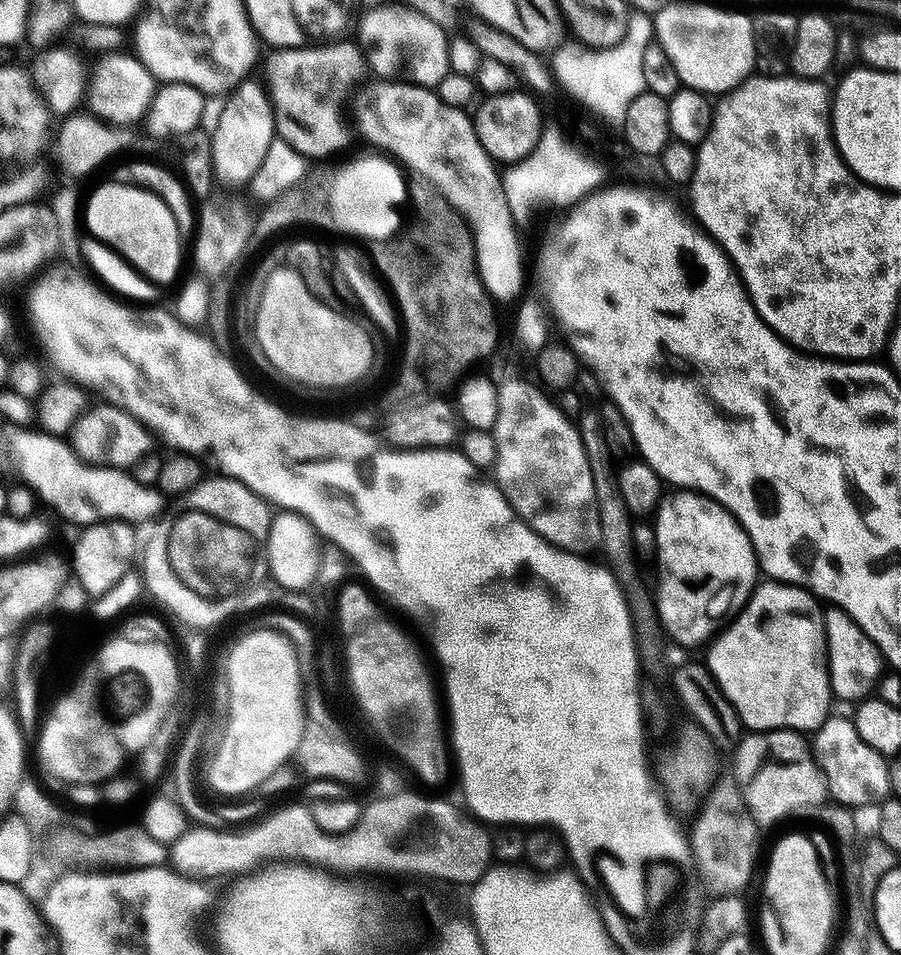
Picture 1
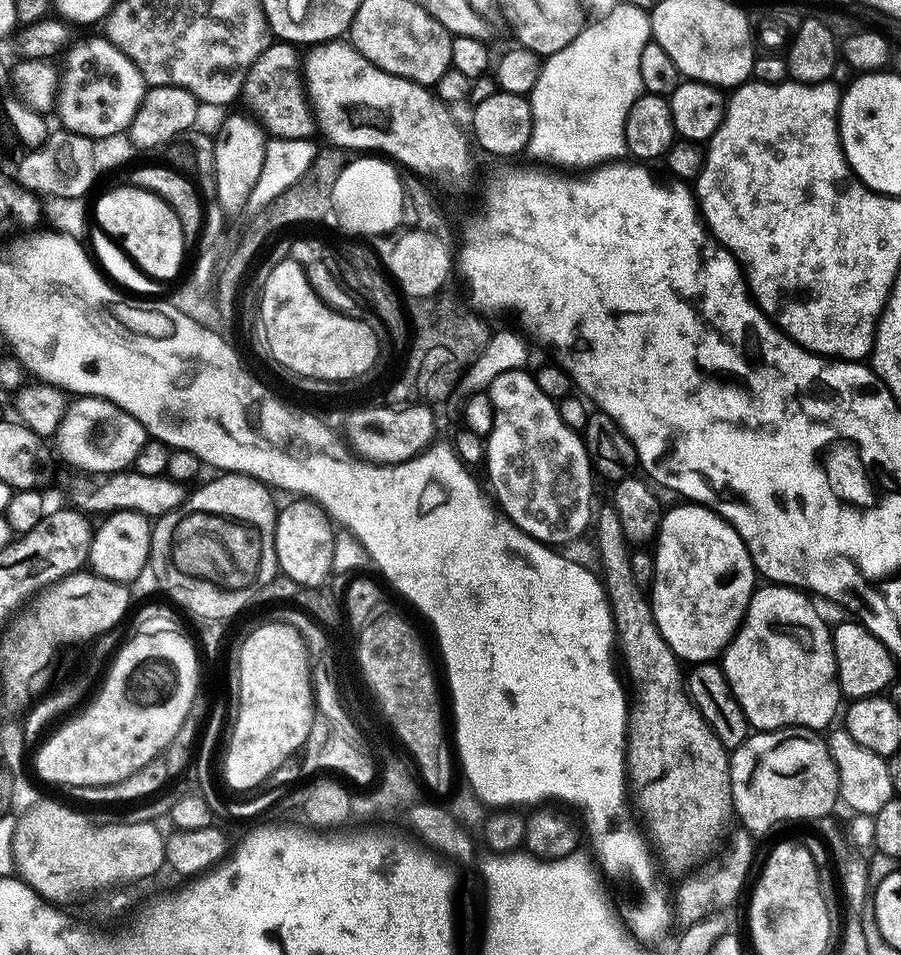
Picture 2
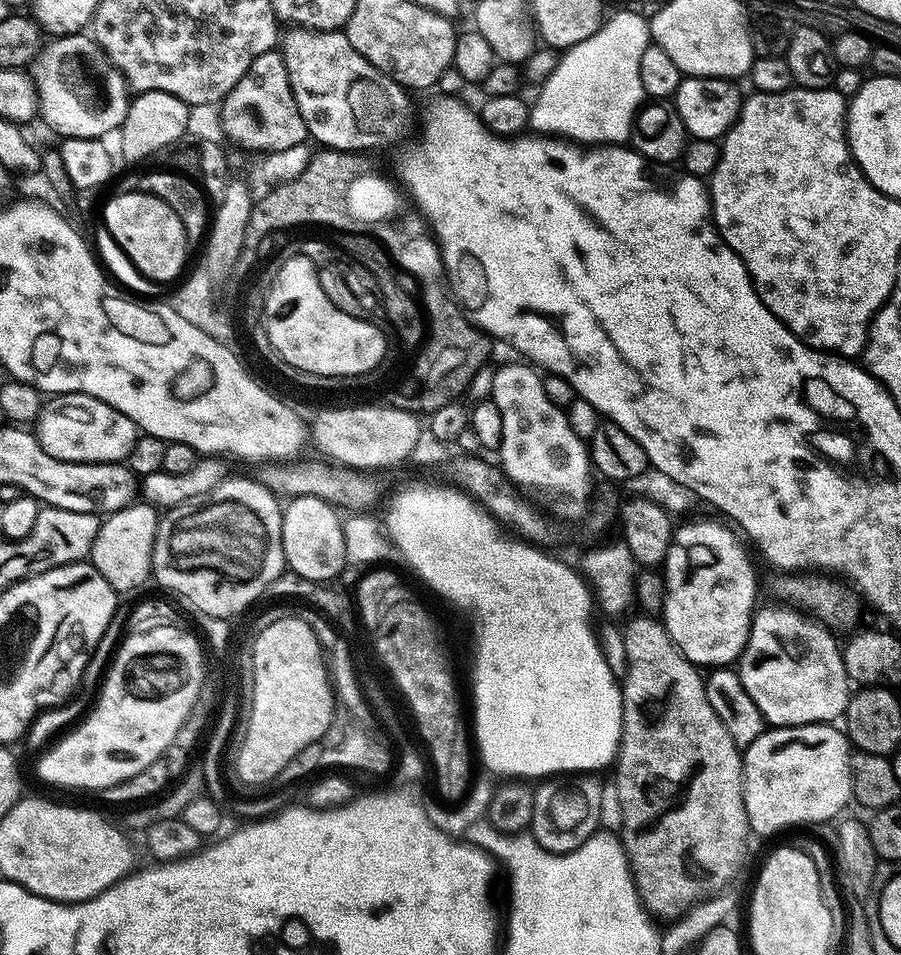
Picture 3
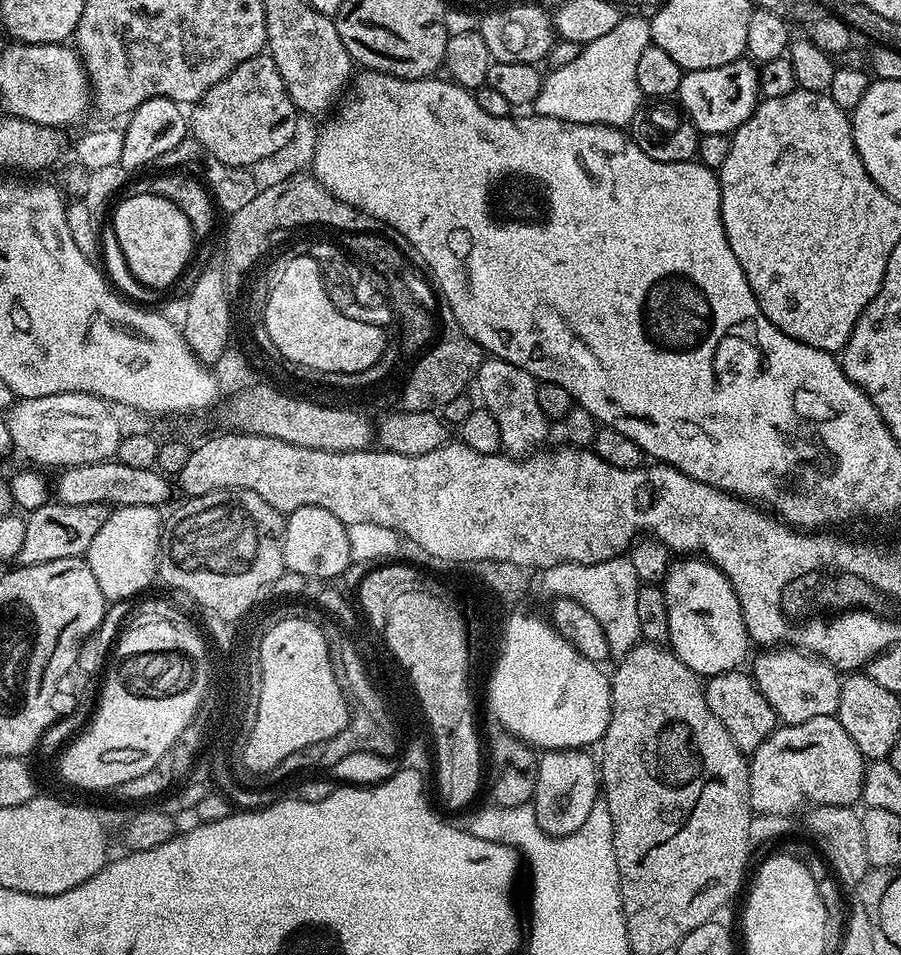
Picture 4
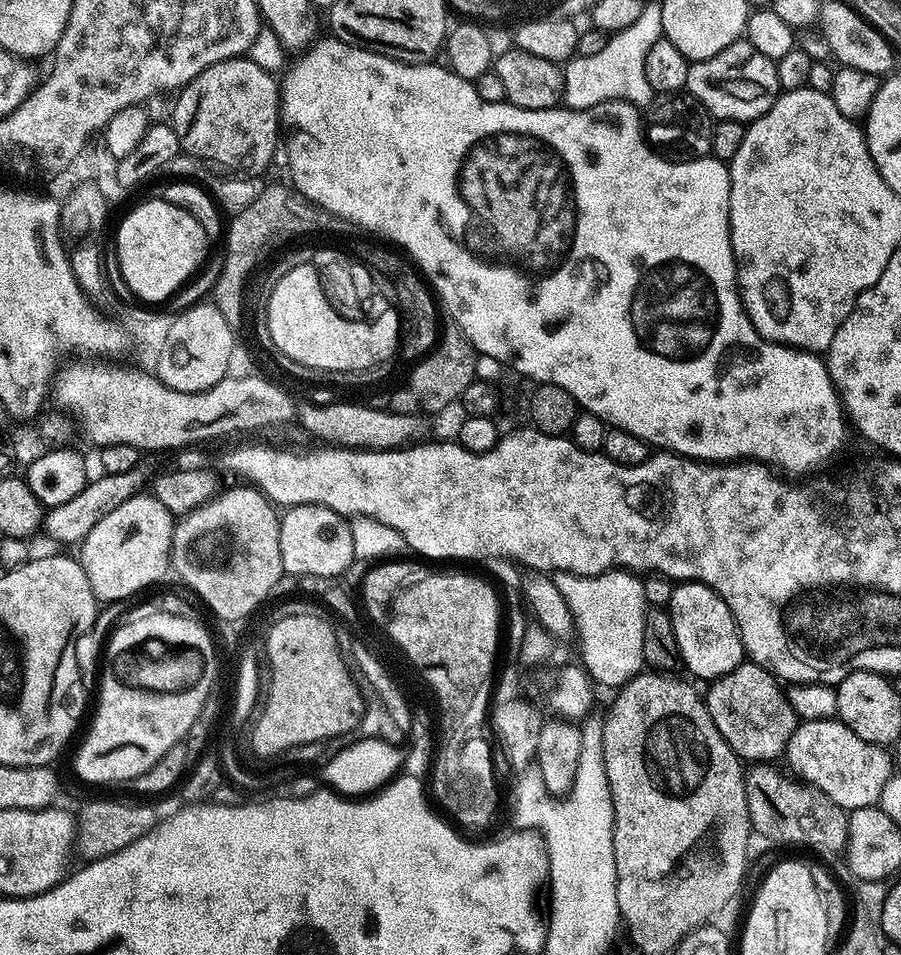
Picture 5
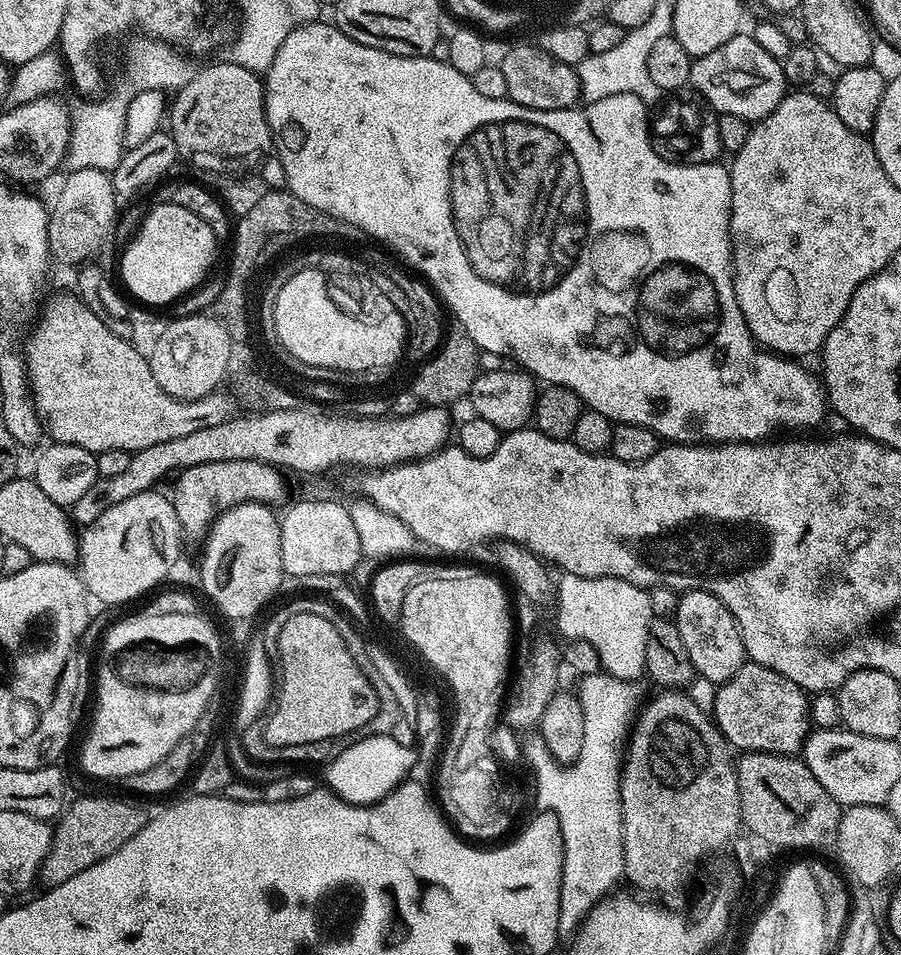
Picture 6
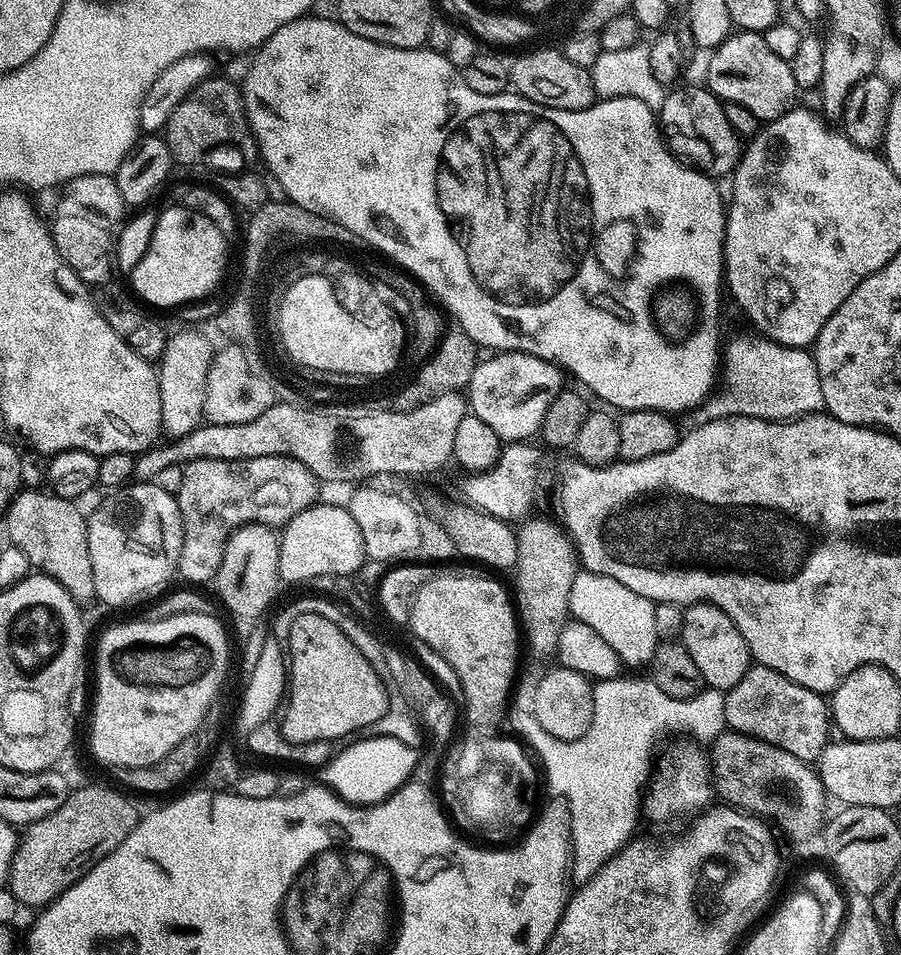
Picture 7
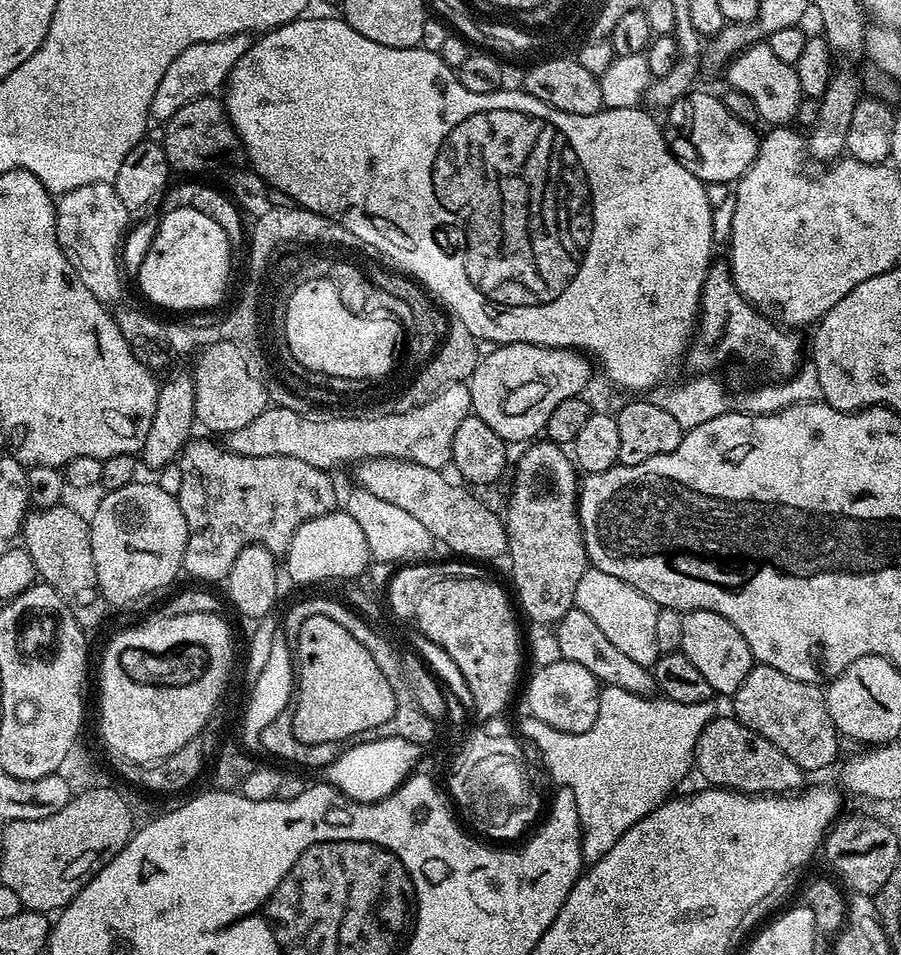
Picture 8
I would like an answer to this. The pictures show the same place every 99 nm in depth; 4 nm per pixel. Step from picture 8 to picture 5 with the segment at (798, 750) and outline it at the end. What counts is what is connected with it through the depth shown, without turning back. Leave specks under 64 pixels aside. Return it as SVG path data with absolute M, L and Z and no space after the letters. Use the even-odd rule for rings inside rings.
M751 662L739 664L730 674L722 674L707 685L708 692L703 693L704 705L708 707L710 718L714 718L714 726L718 726L718 734L726 738L726 742L736 751L741 761L776 762L787 751L790 738L798 723L796 712L788 702L788 695L781 681L767 672L762 666Z

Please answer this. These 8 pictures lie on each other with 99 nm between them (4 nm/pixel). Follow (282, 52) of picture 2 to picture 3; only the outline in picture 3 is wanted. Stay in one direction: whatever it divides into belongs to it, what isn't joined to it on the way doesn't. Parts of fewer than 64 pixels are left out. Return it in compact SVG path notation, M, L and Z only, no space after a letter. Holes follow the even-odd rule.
M279 51L258 54L250 70L242 74L234 90L230 90L230 94L224 96L219 107L224 136L228 140L232 139L237 149L247 150L252 154L269 154L298 146L309 139L306 122L302 122L298 102L294 102L294 94L290 90L286 62Z

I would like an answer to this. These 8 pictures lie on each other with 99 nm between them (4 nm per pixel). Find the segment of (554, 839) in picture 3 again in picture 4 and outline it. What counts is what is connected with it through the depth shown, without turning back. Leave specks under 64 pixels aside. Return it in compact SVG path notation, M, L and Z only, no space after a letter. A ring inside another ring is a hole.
M553 748L537 759L534 807L538 822L549 836L570 836L590 818L590 810L601 799L600 770L595 755L578 748Z

